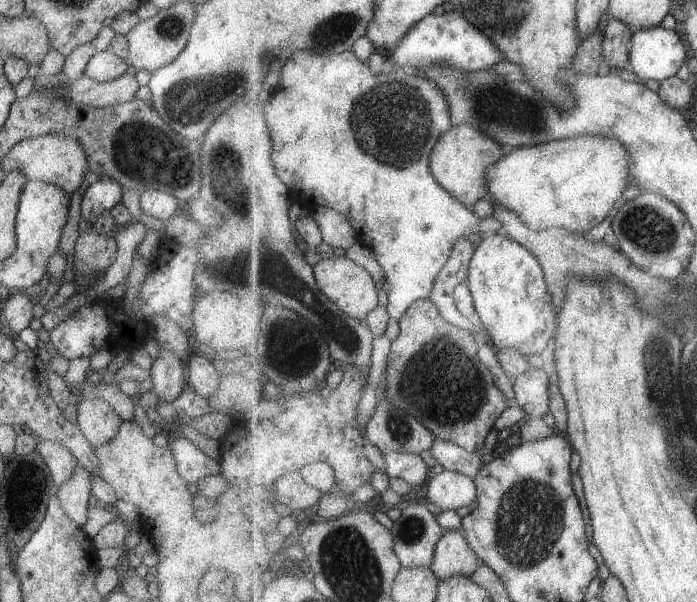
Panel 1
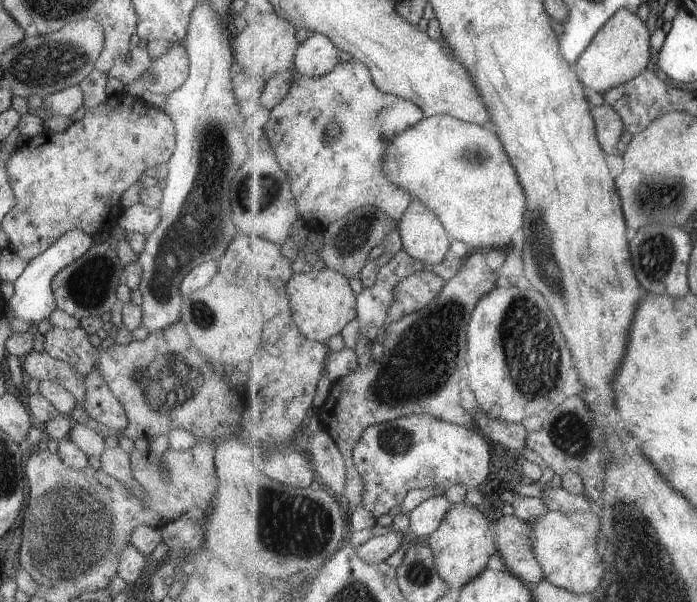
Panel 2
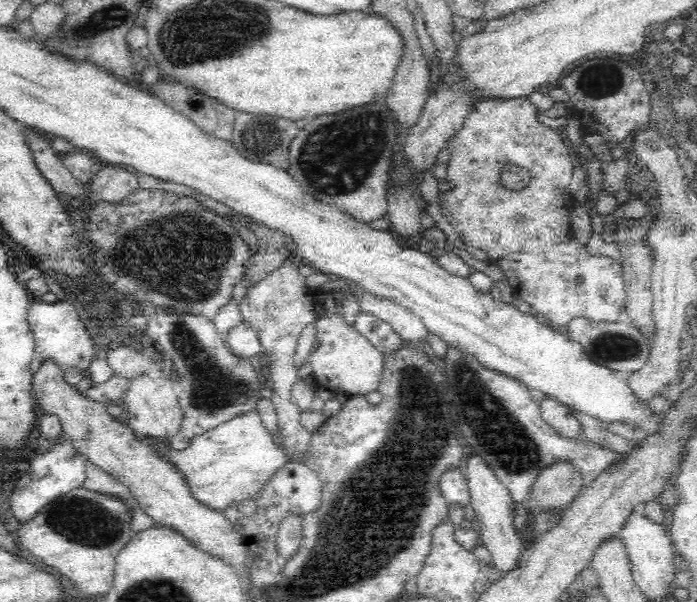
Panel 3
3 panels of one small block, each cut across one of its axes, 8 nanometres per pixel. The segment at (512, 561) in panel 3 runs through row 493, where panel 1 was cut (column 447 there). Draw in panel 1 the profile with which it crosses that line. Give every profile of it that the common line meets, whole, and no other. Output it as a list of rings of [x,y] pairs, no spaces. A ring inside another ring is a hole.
[[[444,469],[430,477],[426,497],[443,511],[457,510],[473,504],[478,499],[478,490],[474,478]]]

